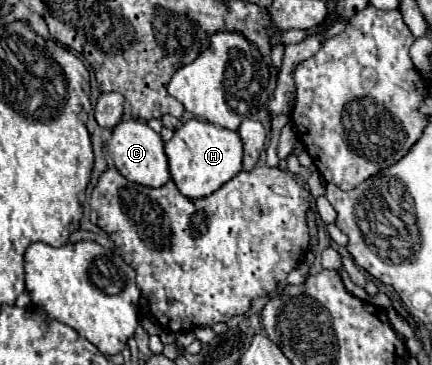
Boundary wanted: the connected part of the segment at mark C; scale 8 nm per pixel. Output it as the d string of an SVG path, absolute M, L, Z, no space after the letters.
M121 120L107 140L107 156L115 164L115 168L129 180L143 186L159 188L169 180L169 166L167 156L163 152L163 140L157 132L153 132L145 120Z

